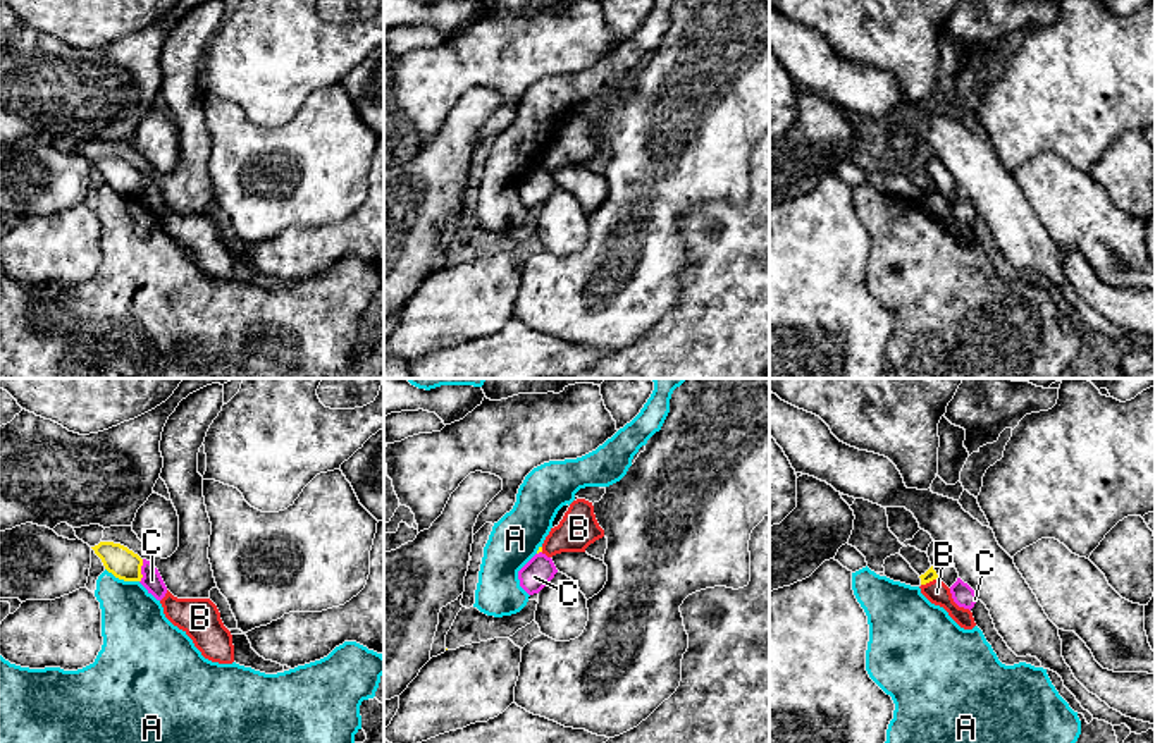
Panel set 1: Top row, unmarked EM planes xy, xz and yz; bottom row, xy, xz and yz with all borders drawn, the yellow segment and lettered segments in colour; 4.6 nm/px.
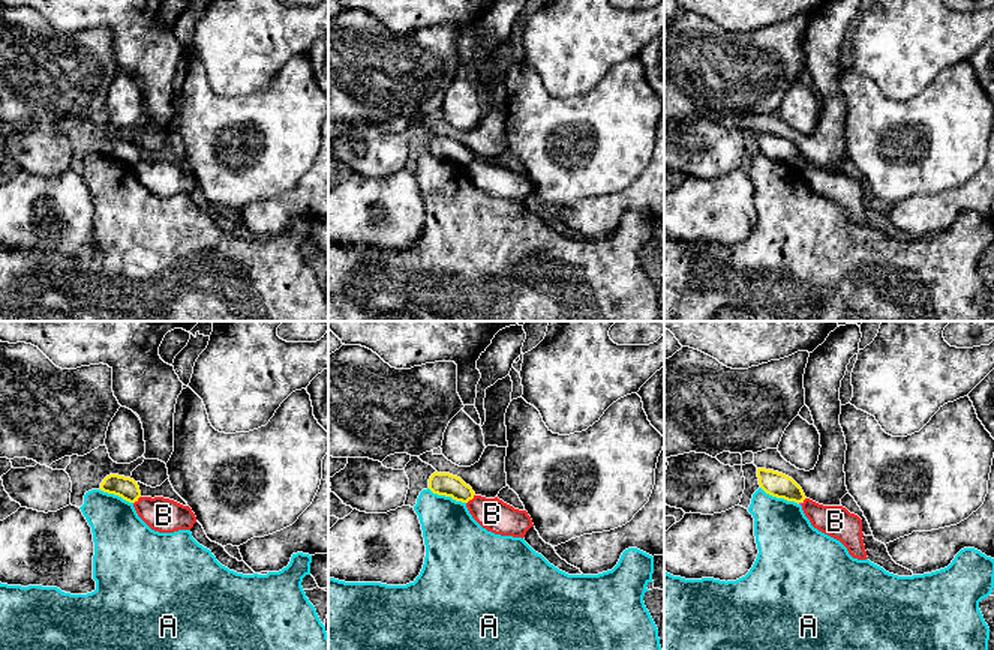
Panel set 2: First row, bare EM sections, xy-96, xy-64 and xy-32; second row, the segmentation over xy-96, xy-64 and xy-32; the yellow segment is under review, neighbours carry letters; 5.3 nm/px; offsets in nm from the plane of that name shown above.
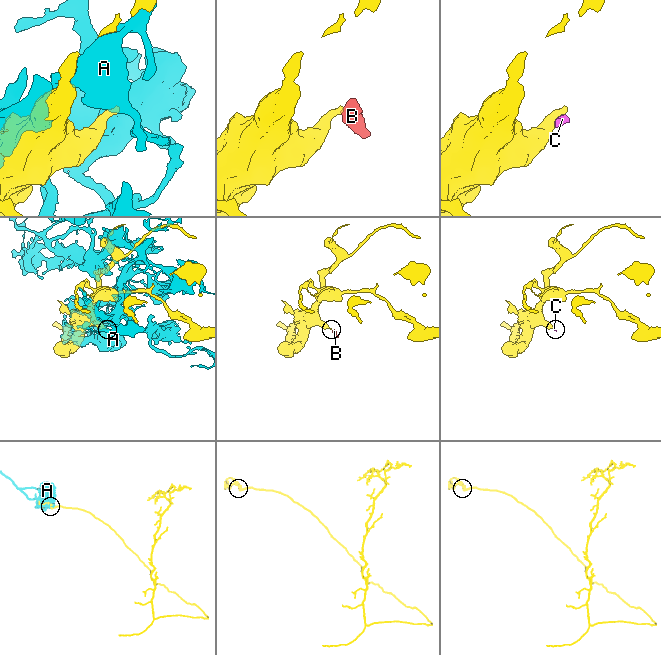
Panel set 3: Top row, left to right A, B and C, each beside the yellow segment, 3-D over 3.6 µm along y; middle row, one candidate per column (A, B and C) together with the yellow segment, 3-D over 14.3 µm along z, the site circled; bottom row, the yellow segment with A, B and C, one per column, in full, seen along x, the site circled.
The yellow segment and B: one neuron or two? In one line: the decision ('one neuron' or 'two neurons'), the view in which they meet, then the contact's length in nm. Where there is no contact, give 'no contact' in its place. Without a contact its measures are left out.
two neurons; contact in yz; length 90 nm

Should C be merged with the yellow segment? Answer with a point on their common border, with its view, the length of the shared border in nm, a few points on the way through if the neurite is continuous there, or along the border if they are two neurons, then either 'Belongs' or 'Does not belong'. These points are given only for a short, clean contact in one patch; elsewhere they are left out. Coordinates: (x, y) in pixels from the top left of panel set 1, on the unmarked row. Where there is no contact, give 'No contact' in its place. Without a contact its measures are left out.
Touches yellow at xy (140, 186). Shared border 110 nm. Boundary: xy (143, 174), (140, 196). Does not belong

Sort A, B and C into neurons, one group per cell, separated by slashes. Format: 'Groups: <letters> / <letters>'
Groups: A / B / C

